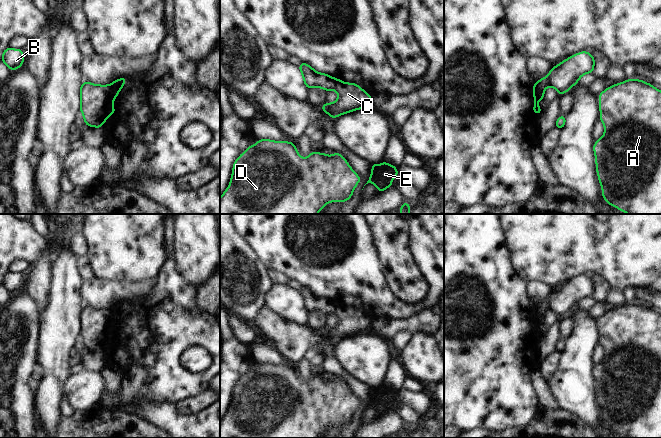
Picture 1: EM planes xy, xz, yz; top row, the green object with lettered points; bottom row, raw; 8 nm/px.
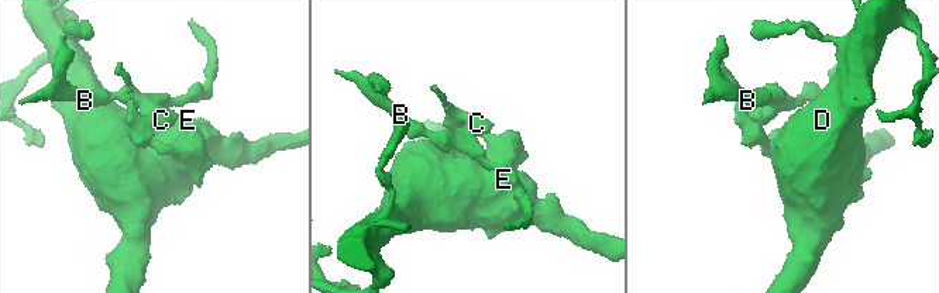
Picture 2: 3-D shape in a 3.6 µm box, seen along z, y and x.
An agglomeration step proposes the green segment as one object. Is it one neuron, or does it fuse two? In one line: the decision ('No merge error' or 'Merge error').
Merge error.

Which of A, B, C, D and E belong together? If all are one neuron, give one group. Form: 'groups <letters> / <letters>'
groups A D E / B C

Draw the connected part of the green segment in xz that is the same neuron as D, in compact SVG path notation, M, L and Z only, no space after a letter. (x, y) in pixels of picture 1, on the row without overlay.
M259 363L233 388L228 412L220 422L220 438L318 438L328 426L345 426L352 421L361 402L338 376L329 380L311 376L307 382L299 379L293 365Z

